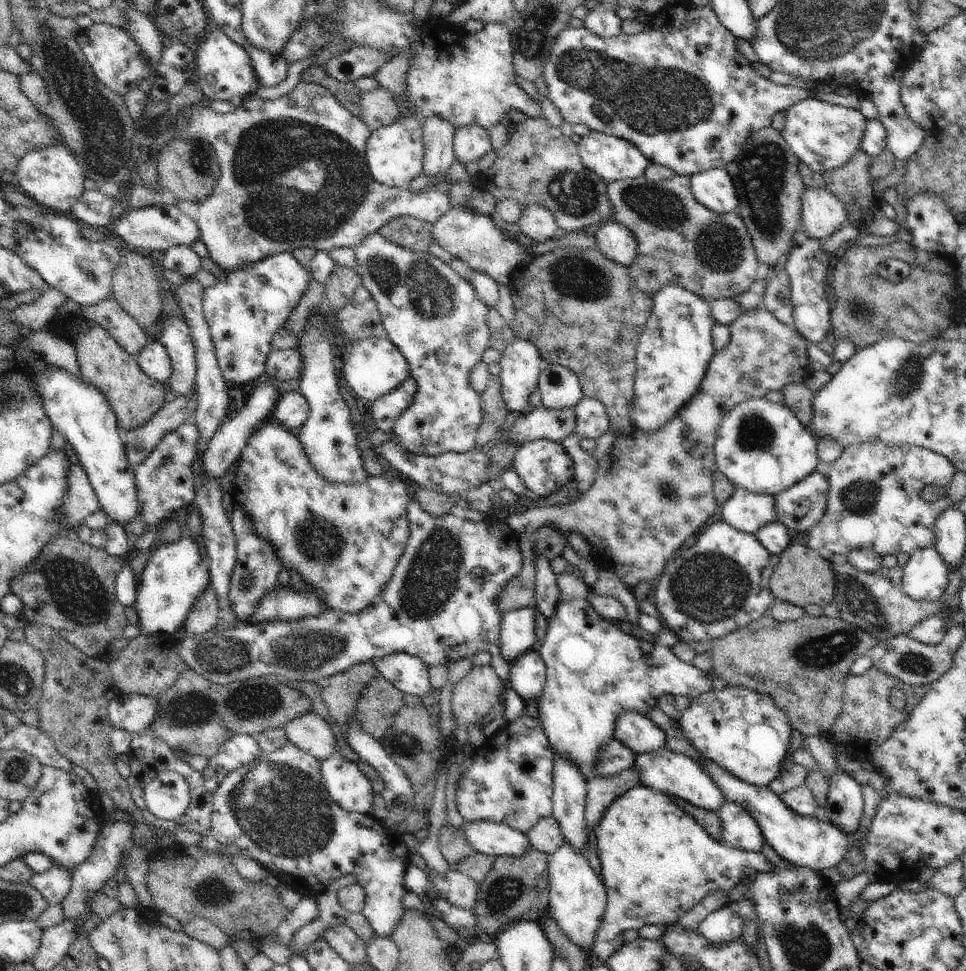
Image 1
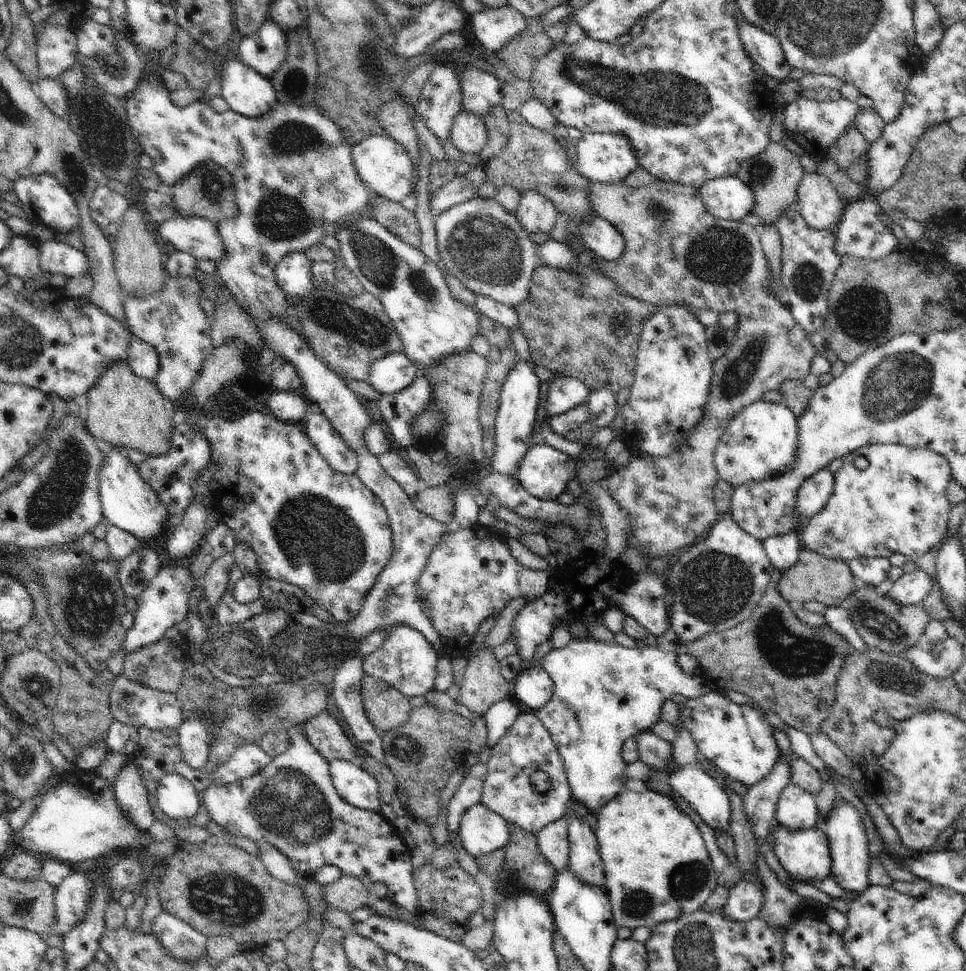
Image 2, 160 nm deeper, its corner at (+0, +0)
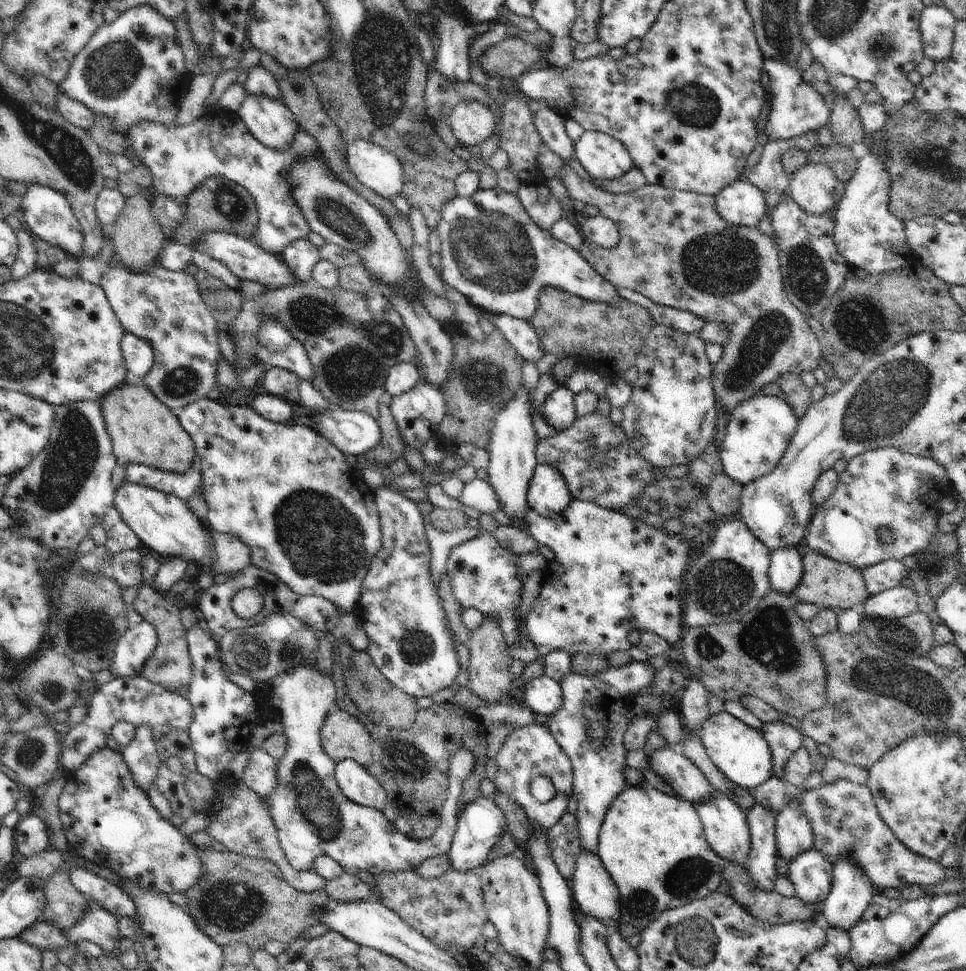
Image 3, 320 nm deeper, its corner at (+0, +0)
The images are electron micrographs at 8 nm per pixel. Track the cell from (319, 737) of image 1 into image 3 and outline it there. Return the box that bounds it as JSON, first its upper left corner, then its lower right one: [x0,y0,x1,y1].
[321,708,372,768]

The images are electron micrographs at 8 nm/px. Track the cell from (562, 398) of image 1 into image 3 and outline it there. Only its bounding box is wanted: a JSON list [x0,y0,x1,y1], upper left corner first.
[543,387,577,431]

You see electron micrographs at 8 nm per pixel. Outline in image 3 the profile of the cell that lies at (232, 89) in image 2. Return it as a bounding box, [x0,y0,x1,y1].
[236,95,301,150]

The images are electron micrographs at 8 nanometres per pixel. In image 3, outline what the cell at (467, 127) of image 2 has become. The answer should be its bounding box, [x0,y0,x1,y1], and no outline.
[447,100,500,146]

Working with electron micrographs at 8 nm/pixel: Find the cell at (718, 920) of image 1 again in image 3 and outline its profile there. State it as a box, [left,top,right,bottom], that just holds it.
[746,803,778,891]

